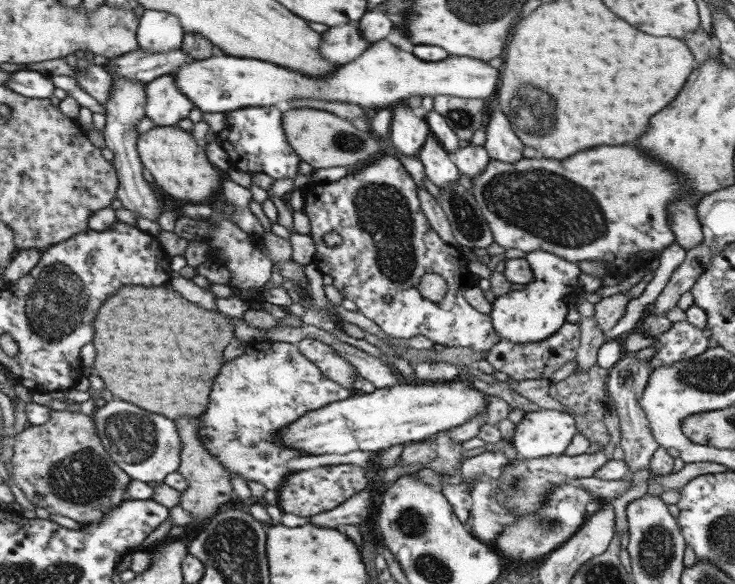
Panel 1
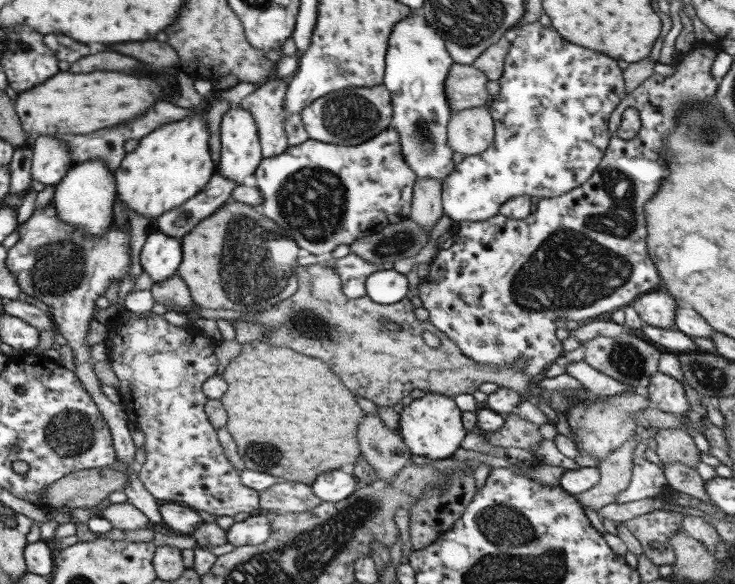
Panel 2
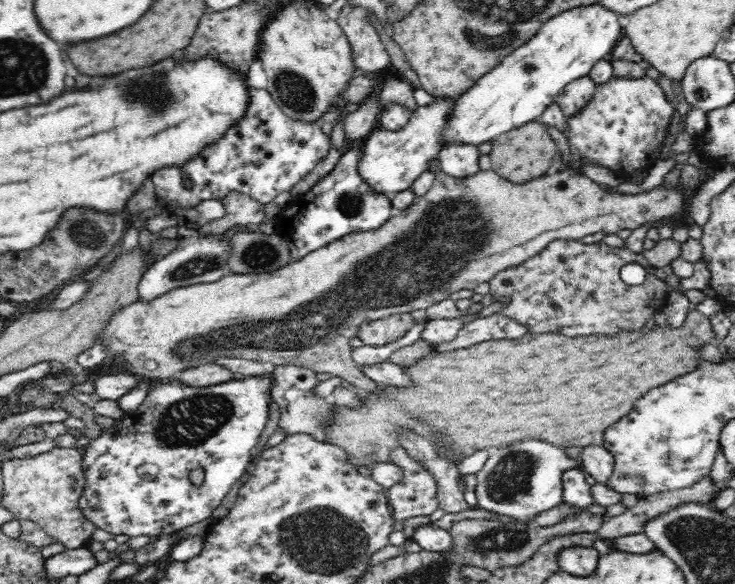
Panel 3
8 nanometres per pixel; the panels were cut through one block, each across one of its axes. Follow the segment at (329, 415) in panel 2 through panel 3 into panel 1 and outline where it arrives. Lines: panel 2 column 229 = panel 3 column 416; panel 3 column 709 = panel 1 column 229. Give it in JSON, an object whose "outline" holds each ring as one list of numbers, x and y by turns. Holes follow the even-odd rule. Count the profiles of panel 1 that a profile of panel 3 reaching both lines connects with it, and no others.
{"outline":[[169,283,157,288,131,284,119,288,115,296,101,304,93,318,93,332,91,344,97,352,93,368,105,382,105,388,113,396,137,404,147,412,177,420,181,416,199,416,205,410,211,382,223,364,223,348,233,337,233,323,223,313,217,314,183,300]]}

